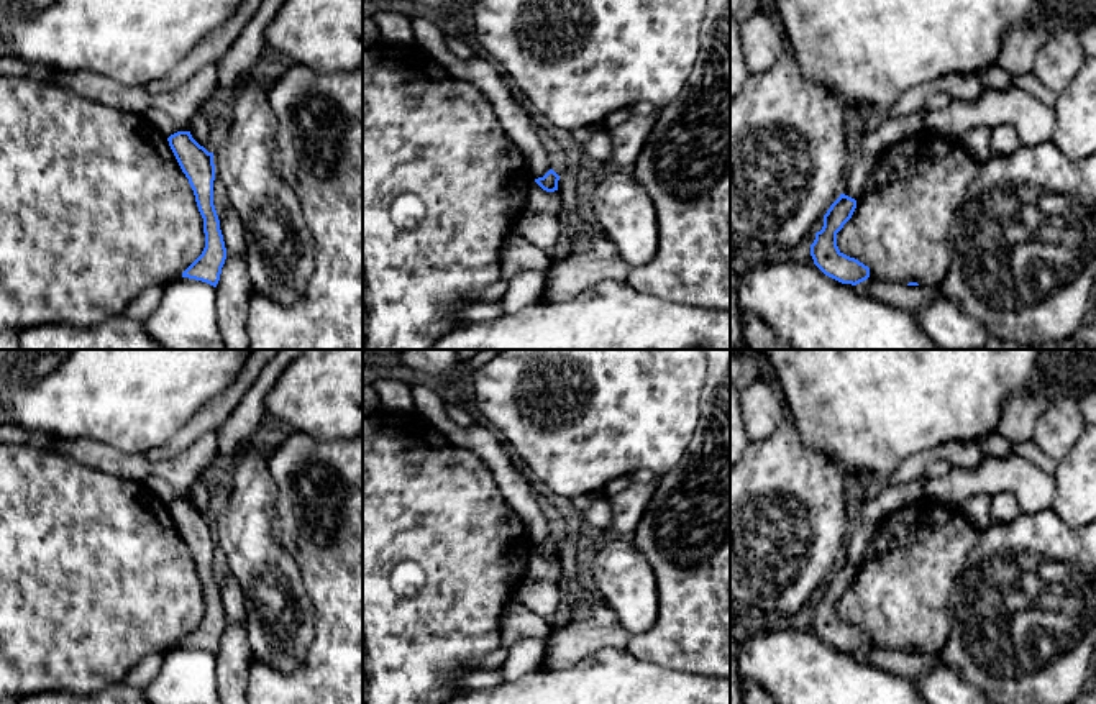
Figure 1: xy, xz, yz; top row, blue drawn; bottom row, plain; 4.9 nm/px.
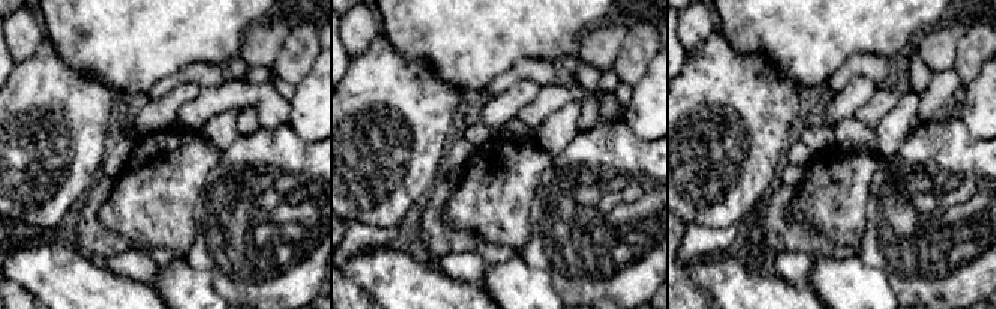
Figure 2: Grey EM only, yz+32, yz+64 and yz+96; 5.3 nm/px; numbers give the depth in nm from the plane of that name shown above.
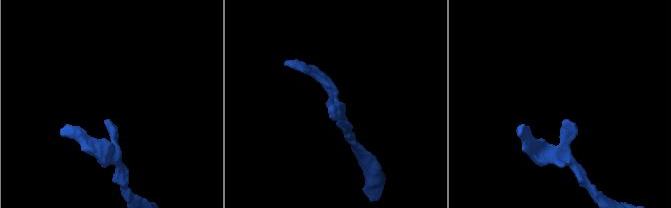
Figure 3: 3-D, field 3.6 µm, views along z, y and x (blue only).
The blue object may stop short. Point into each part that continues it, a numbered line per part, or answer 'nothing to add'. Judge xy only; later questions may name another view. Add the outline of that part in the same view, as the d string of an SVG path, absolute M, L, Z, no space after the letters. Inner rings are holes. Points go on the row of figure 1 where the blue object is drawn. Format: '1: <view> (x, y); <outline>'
nothing to add

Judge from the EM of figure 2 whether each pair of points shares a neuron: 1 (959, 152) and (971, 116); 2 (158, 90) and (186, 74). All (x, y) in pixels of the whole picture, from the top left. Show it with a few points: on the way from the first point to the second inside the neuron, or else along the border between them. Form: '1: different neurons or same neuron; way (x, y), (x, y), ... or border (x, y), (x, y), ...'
1: different neurons; border (959, 117), (975, 140)
2: same neuron; way (165, 84), (179, 75)

